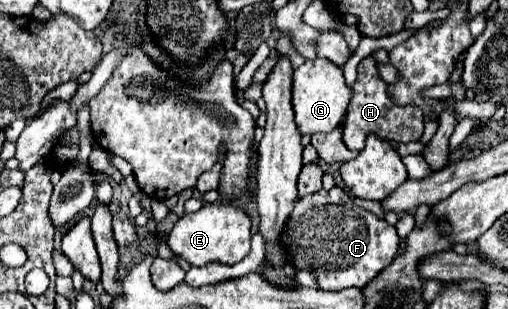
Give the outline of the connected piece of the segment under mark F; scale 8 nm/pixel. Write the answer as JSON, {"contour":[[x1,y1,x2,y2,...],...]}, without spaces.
{"contour":[[338,185,330,191,320,189,306,199,296,199,292,215,282,233,280,247,296,271,310,271,324,291,342,291,370,283,398,253,400,237,392,225,374,213,358,207]]}

